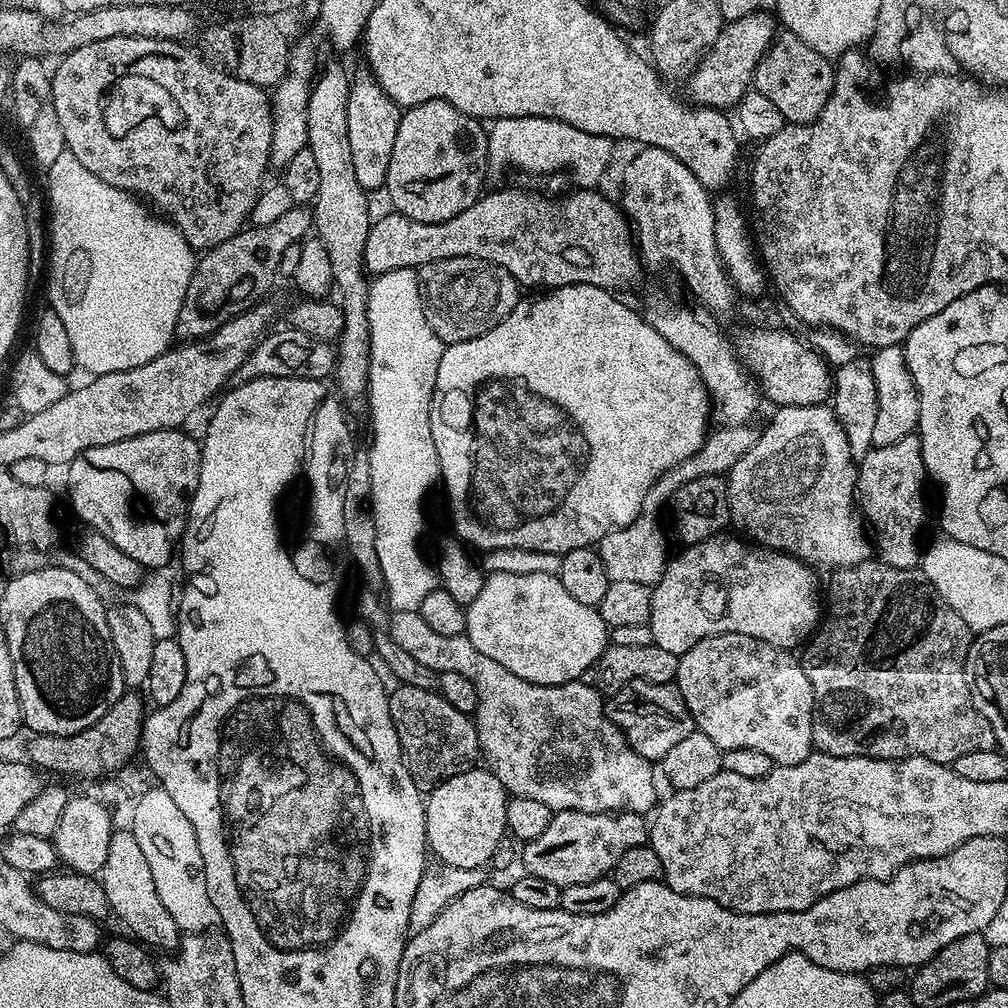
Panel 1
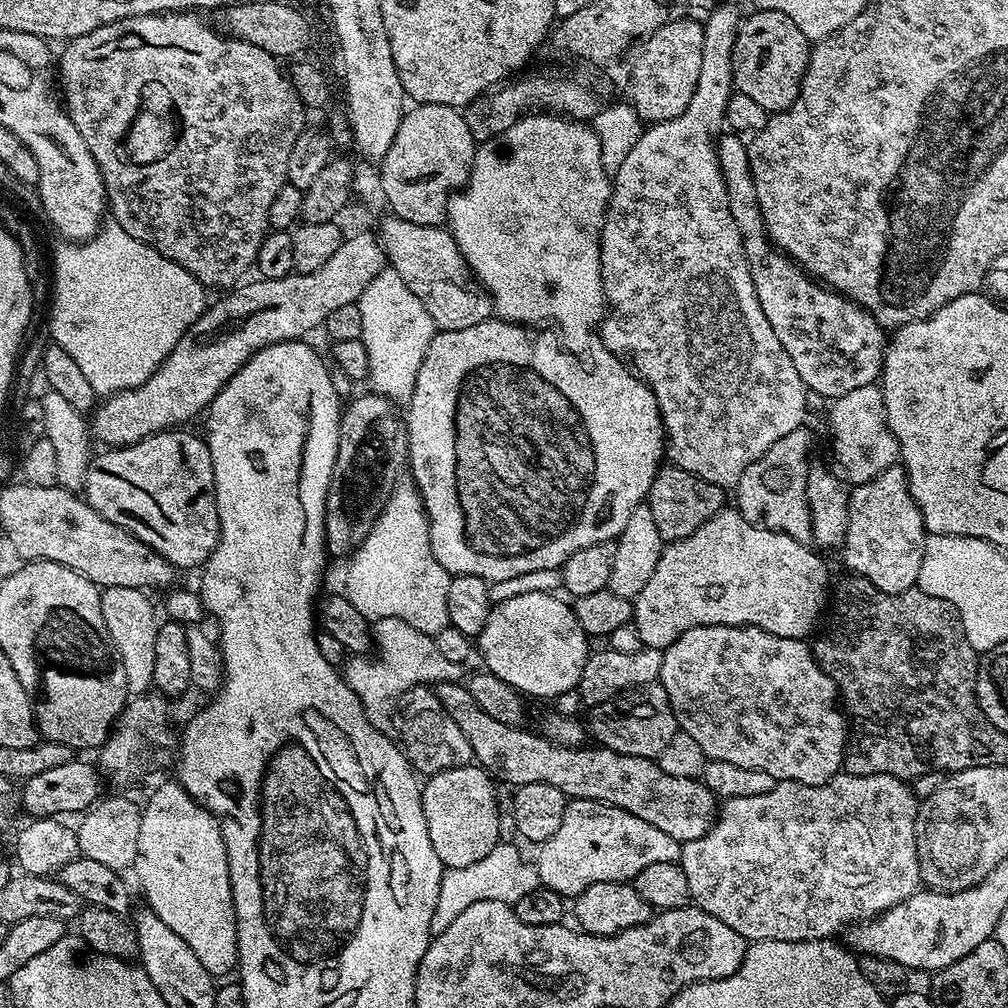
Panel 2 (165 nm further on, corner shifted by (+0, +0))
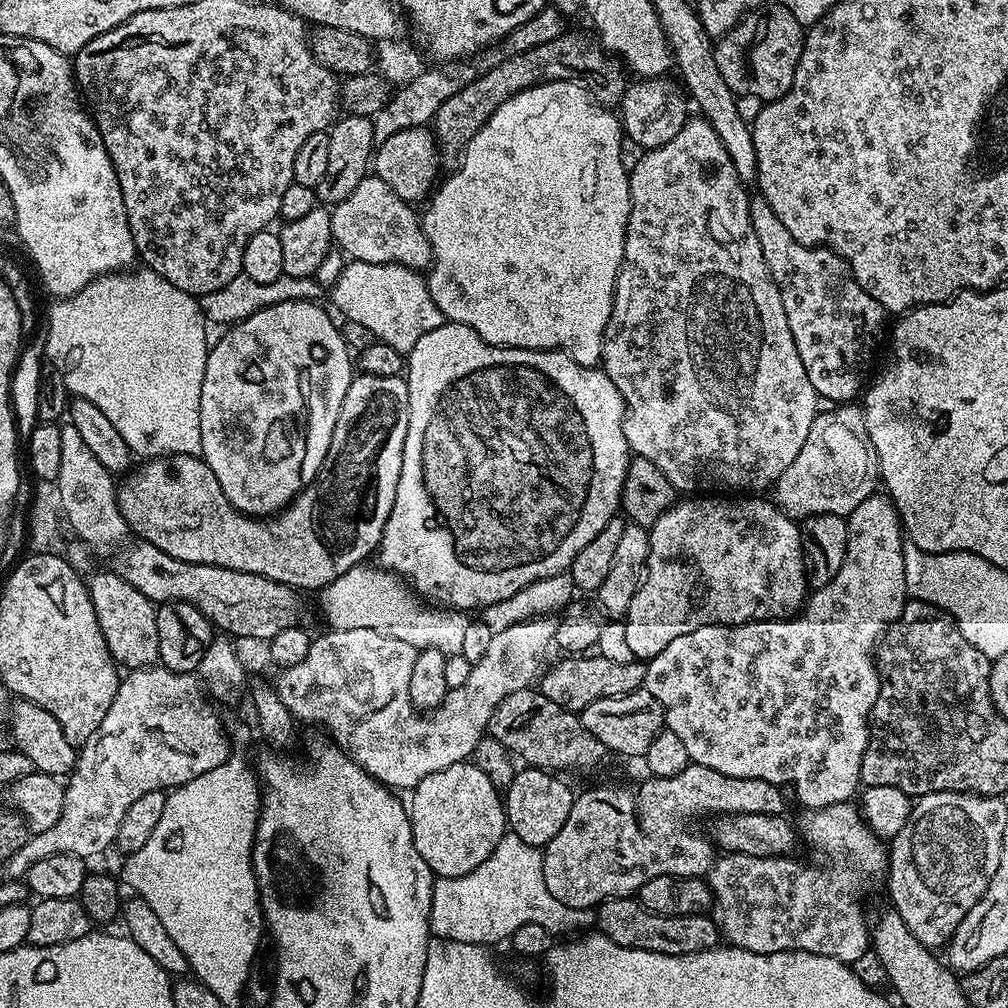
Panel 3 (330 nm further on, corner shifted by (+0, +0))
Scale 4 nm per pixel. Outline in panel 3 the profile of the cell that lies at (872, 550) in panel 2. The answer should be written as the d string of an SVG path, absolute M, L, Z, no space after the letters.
M887 494L867 497L846 519L848 541L846 542L846 558L842 558L842 570L838 570L838 574L834 574L834 578L830 578L826 586L815 589L807 597L806 603L798 614L793 614L783 620L752 620L749 624L698 626L698 630L690 630L690 634L682 634L674 638L674 642L670 642L670 646L666 646L662 654L647 661L644 669L644 687L650 694L654 694L654 698L658 698L664 711L667 731L678 734L679 740L686 746L686 754L691 763L698 766L710 766L710 770L718 770L718 774L726 774L730 778L762 778L762 782L781 786L789 784L796 791L797 798L804 803L805 809L846 804L857 795L861 787L862 754L866 754L868 745L868 721L872 718L872 707L880 693L880 675L876 672L875 658L877 645L902 614L904 605L910 599L906 590L906 574L904 573L906 537L900 523L900 515L892 499Z

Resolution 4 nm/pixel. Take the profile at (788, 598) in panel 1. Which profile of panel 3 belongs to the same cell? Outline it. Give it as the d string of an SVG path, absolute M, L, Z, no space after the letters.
M704 494L699 498L684 498L666 509L652 524L648 534L650 546L648 567L640 581L639 590L634 594L634 602L630 602L630 610L622 620L626 626L627 642L637 661L653 660L655 656L662 654L662 650L666 650L666 646L670 646L670 642L674 642L674 638L682 634L690 634L690 630L698 630L698 626L749 624L752 620L783 620L799 613L810 588L804 566L804 551L800 541L800 524L789 517L771 499L768 501L763 500L764 498L760 494L740 494L735 498L729 498L724 494Z

